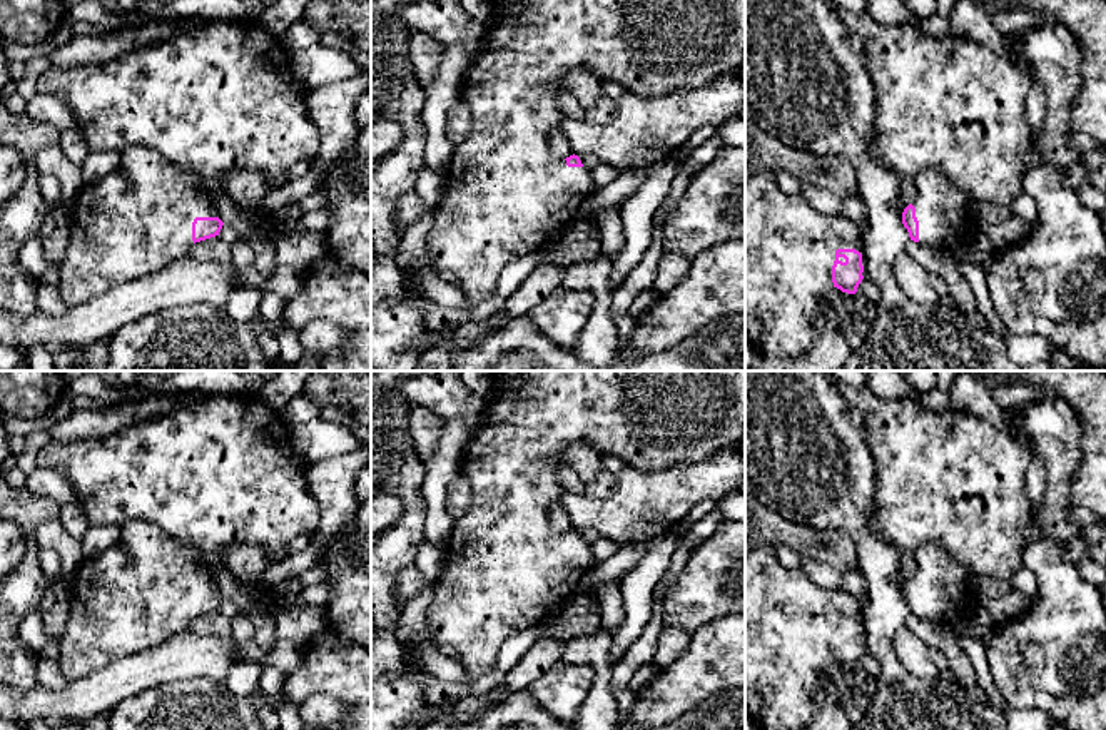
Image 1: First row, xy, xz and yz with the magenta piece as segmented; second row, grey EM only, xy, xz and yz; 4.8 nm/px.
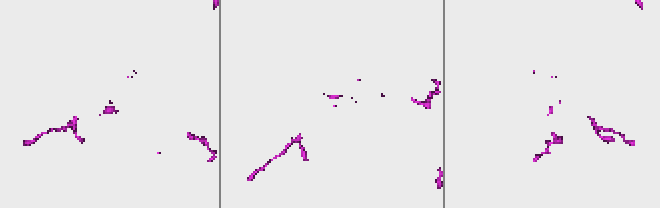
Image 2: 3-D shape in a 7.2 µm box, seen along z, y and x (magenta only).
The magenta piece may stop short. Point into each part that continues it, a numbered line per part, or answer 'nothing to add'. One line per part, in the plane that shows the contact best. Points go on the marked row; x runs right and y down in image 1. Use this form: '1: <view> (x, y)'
1: yz (791, 248)

